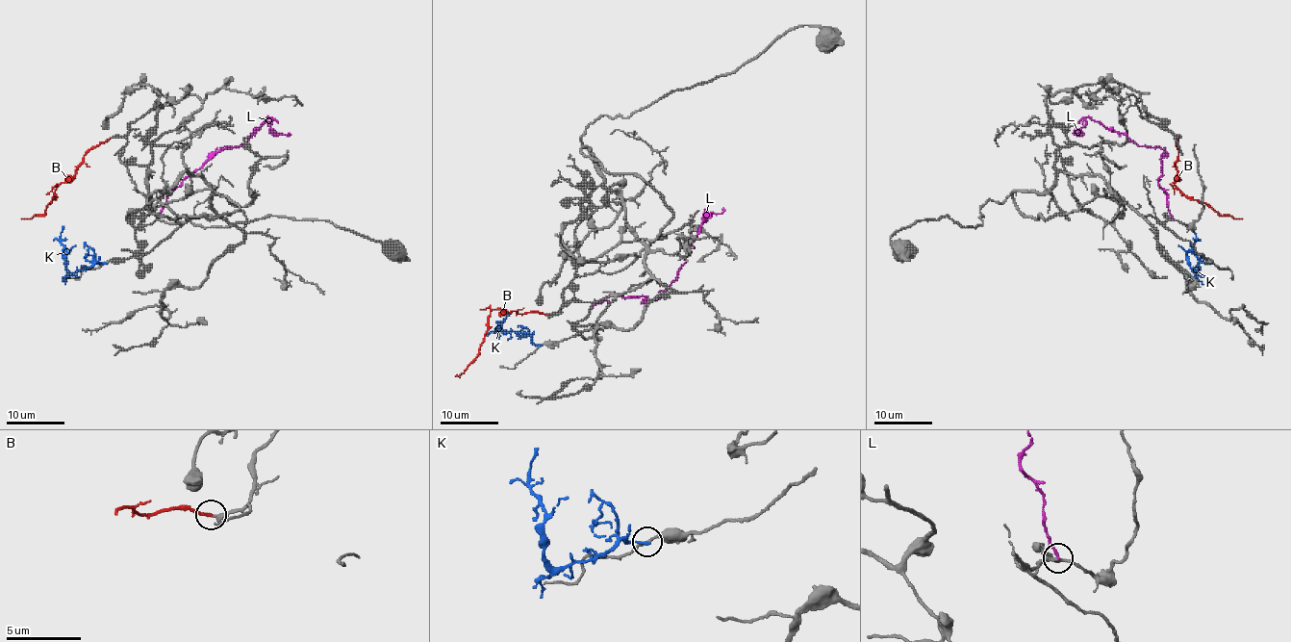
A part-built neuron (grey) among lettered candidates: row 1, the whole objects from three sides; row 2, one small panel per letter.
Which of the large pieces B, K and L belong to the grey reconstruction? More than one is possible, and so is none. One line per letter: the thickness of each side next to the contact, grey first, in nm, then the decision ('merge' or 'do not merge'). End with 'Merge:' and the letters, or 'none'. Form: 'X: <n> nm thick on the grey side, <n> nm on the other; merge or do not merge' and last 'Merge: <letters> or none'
B: 340 nm thick on the grey side, 200 nm on the other; merge
K: 140 nm thick on the grey side, 200 nm on the other; do not merge
L: 170 nm thick on the grey side, 170 nm on the other; do not merge
Merge: B

